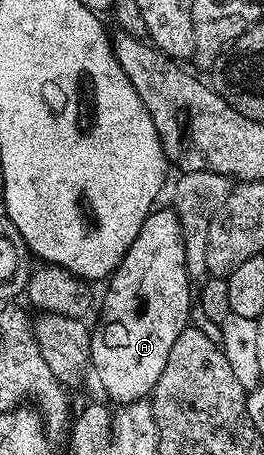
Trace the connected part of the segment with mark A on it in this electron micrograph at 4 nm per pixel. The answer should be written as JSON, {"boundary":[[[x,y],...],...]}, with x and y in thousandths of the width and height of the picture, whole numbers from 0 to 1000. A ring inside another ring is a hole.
{"boundary":[[[583,459],[553,477],[508,538],[405,615],[413,648],[379,675],[379,703],[348,727],[345,813],[394,859],[443,888],[561,877],[674,732],[716,716],[712,690],[735,684],[735,631],[697,585],[697,523],[663,462]]]}

